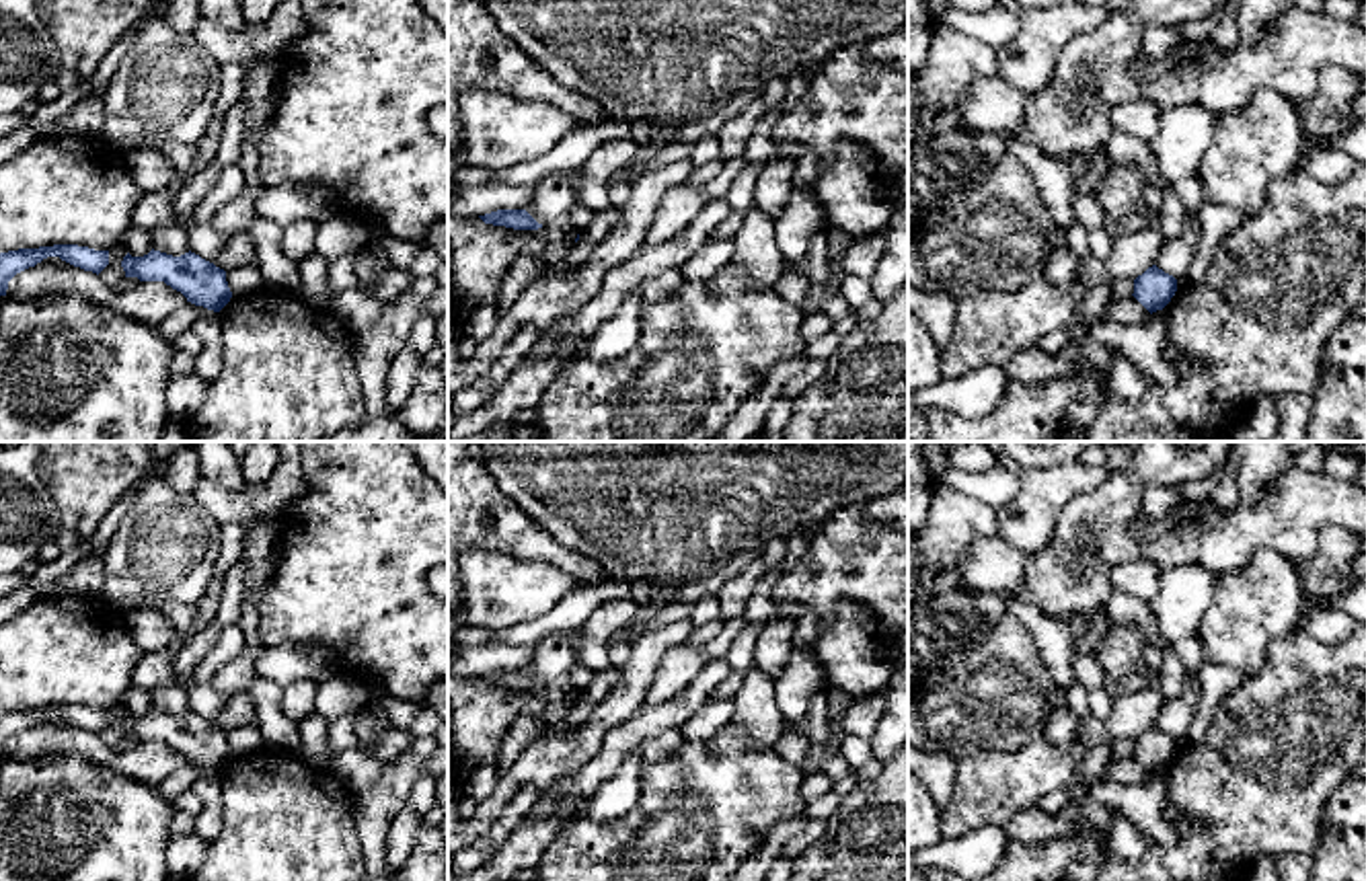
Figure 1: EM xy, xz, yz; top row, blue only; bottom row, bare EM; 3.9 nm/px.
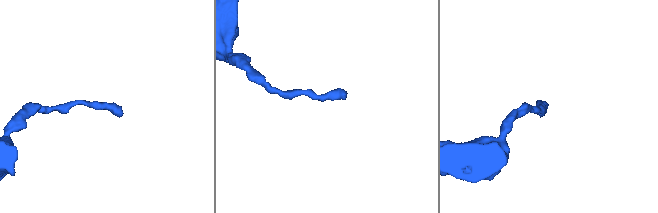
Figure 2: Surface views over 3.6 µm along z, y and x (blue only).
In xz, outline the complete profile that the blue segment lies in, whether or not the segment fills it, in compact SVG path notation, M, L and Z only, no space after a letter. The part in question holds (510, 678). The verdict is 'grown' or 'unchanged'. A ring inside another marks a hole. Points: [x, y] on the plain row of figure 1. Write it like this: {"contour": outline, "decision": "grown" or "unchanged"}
{"contour": "M497 669L485 676L479 676L485 684L505 686L514 690L538 690L538 684L526 669Z", "decision": "unchanged"}

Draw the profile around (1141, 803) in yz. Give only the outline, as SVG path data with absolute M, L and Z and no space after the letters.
M1187 737L1177 739L1177 752L1171 758L1171 762L1163 768L1152 772L1144 782L1140 784L1115 784L1115 782L1097 782L1083 799L1070 801L1064 807L1066 817L1076 817L1083 809L1091 805L1105 805L1111 809L1122 811L1130 821L1134 821L1144 834L1148 834L1152 840L1161 842L1163 846L1175 846L1181 836L1179 832L1165 819L1161 811L1161 803L1167 793L1167 776L1171 770L1173 760L1189 745Z

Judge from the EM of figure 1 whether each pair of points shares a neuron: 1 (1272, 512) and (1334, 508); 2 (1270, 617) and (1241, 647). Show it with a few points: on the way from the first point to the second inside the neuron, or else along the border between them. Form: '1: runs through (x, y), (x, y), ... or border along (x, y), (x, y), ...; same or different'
1: runs through (1286, 512), (1319, 508); same
2: runs through (1264, 625), (1249, 639); same

